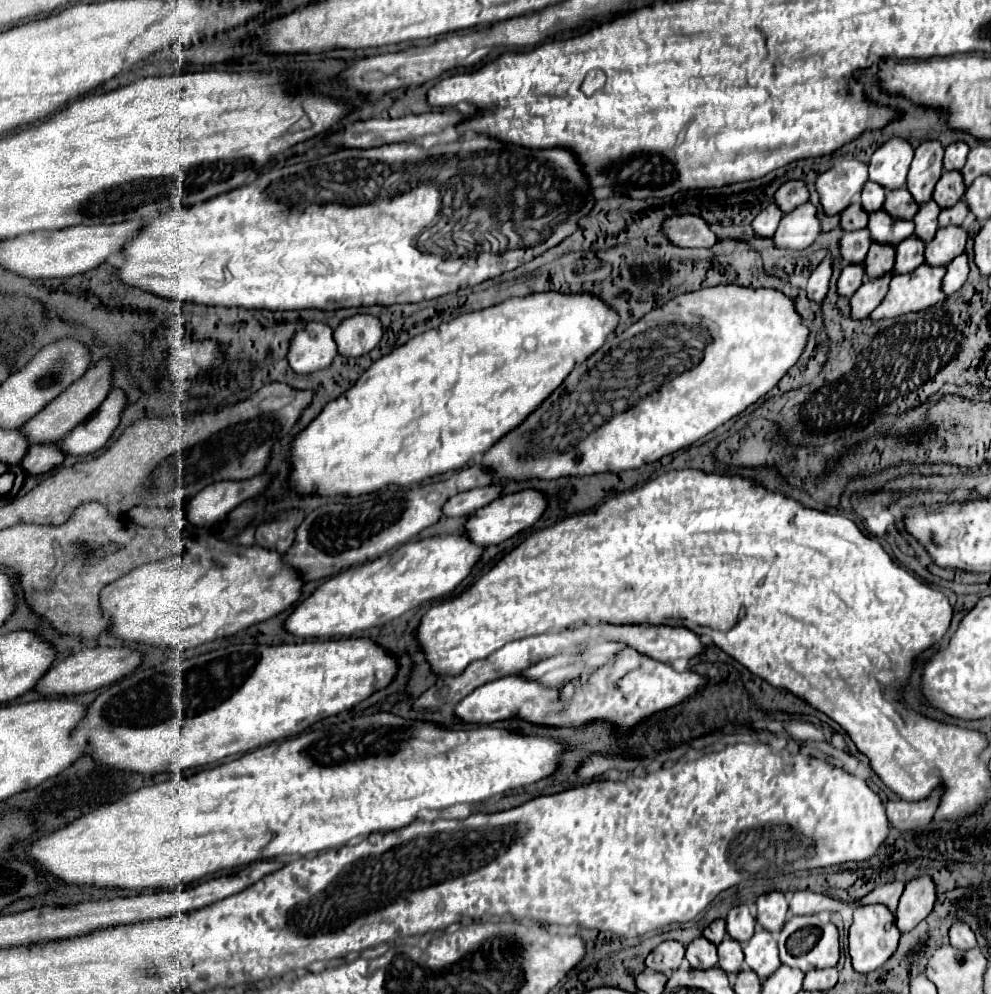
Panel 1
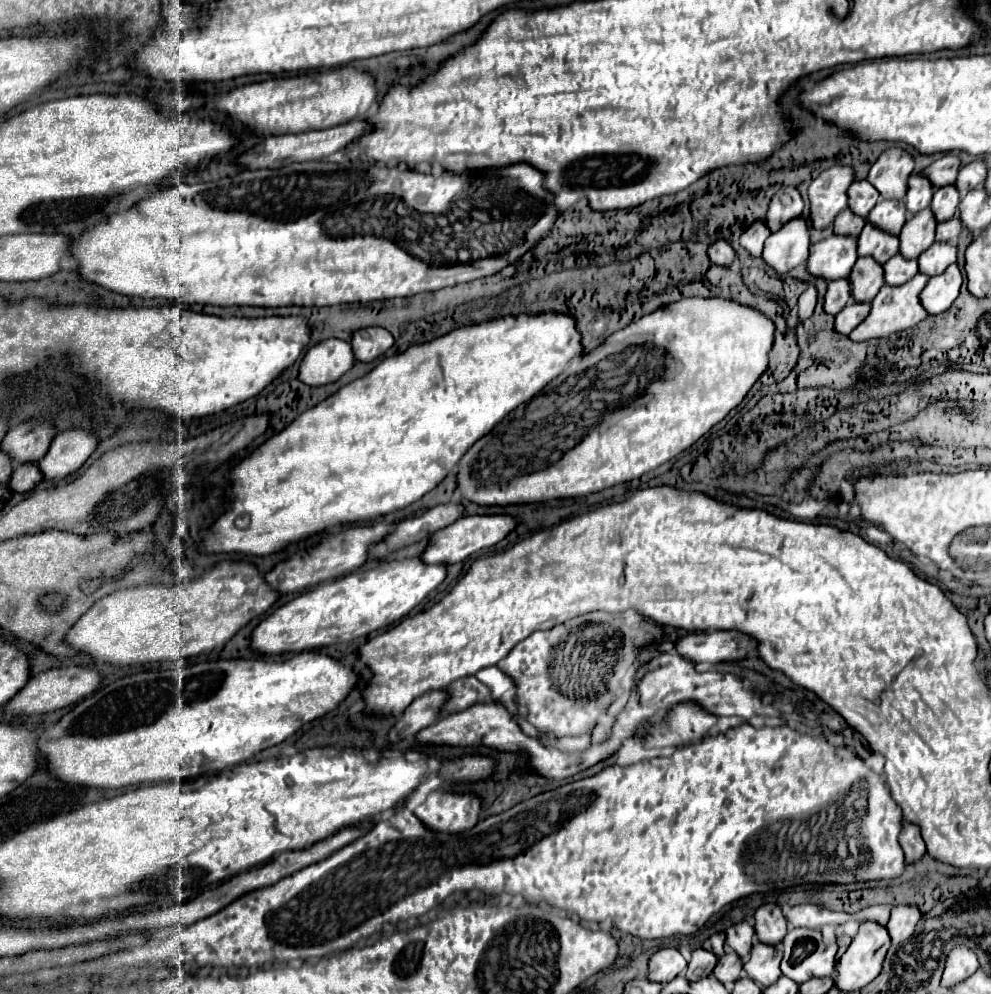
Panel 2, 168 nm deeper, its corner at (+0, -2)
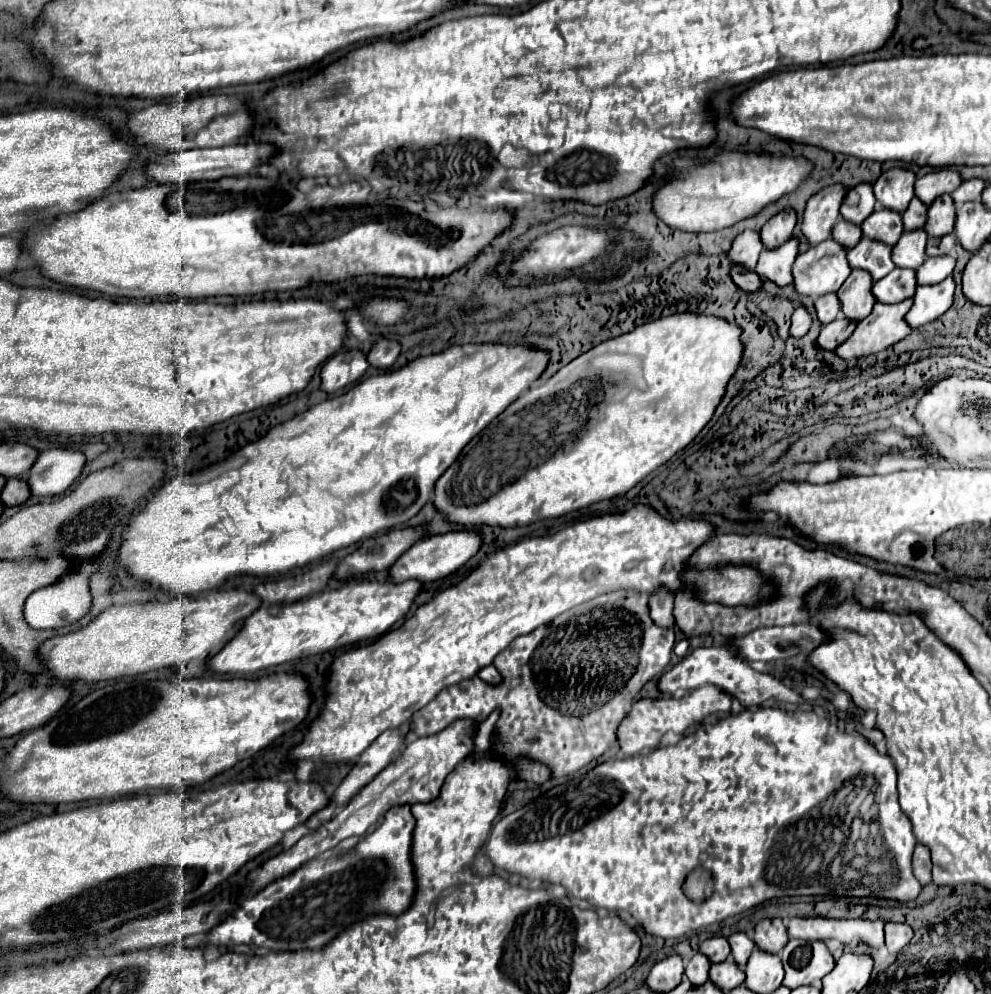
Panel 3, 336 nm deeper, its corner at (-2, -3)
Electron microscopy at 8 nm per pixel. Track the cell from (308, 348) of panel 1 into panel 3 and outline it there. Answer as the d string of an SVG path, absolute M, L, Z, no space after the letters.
M347 350L331 356L321 368L321 390L337 392L357 382L369 368L367 358L361 350Z

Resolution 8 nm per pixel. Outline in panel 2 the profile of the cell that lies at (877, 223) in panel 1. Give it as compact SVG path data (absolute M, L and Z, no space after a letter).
M867 221L861 235L857 237L857 255L873 257L879 265L885 265L897 253L899 253L899 239L881 229L877 231L877 227L873 227Z

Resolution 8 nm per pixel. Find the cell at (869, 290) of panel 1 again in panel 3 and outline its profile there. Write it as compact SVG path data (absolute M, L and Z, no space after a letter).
M847 318L833 320L831 324L825 324L821 328L821 334L819 334L817 342L825 350L835 350L843 340L847 340L853 334L855 326L857 326L857 322L847 322Z

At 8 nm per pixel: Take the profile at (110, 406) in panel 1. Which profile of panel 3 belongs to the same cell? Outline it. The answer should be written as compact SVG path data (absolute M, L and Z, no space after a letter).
M47 448L27 474L31 494L57 496L65 492L81 474L85 454L71 448Z

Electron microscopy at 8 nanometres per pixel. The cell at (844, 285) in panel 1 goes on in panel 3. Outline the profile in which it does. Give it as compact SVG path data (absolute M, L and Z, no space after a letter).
M825 294L819 296L815 300L815 310L817 310L817 318L821 320L821 324L829 324L839 316L839 298L837 294Z

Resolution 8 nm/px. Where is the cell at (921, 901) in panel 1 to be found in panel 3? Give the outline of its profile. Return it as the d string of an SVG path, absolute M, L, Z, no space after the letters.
M887 922L885 924L885 946L889 952L899 952L909 940L913 938L913 928L901 922Z

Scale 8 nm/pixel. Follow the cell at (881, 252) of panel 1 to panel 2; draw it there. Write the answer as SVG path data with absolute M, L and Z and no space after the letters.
M861 257L853 265L849 283L851 283L851 295L857 303L871 303L879 293L879 289L885 285L883 267L877 265L871 257Z

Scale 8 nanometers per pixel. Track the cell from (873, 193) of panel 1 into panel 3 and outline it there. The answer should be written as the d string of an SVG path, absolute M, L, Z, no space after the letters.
M861 182L853 188L849 188L843 206L841 206L841 216L853 224L863 224L863 220L875 210L875 194L871 190L869 182Z

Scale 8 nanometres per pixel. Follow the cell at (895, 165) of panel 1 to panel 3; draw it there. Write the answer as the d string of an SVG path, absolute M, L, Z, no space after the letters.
M905 168L885 170L873 184L877 202L883 208L903 214L903 210L907 210L911 198L915 196L915 192L913 192L915 180L917 180L917 176L913 170L905 170Z

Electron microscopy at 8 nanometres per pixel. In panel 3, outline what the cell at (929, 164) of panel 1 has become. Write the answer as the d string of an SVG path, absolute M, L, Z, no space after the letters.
M915 196L909 204L909 208L903 212L903 224L905 230L915 230L915 228L923 228L927 222L927 206Z

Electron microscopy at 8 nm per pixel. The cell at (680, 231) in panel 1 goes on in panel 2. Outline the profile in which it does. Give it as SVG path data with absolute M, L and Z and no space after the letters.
M715 241L711 247L709 247L709 257L715 265L721 265L721 267L731 267L737 253L733 251L733 247L727 243L727 241Z

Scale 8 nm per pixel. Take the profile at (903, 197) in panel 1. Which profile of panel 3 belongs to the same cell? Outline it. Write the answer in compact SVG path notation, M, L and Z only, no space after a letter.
M879 208L861 224L861 230L867 238L895 246L903 234L903 220L901 214L895 214L895 210Z

